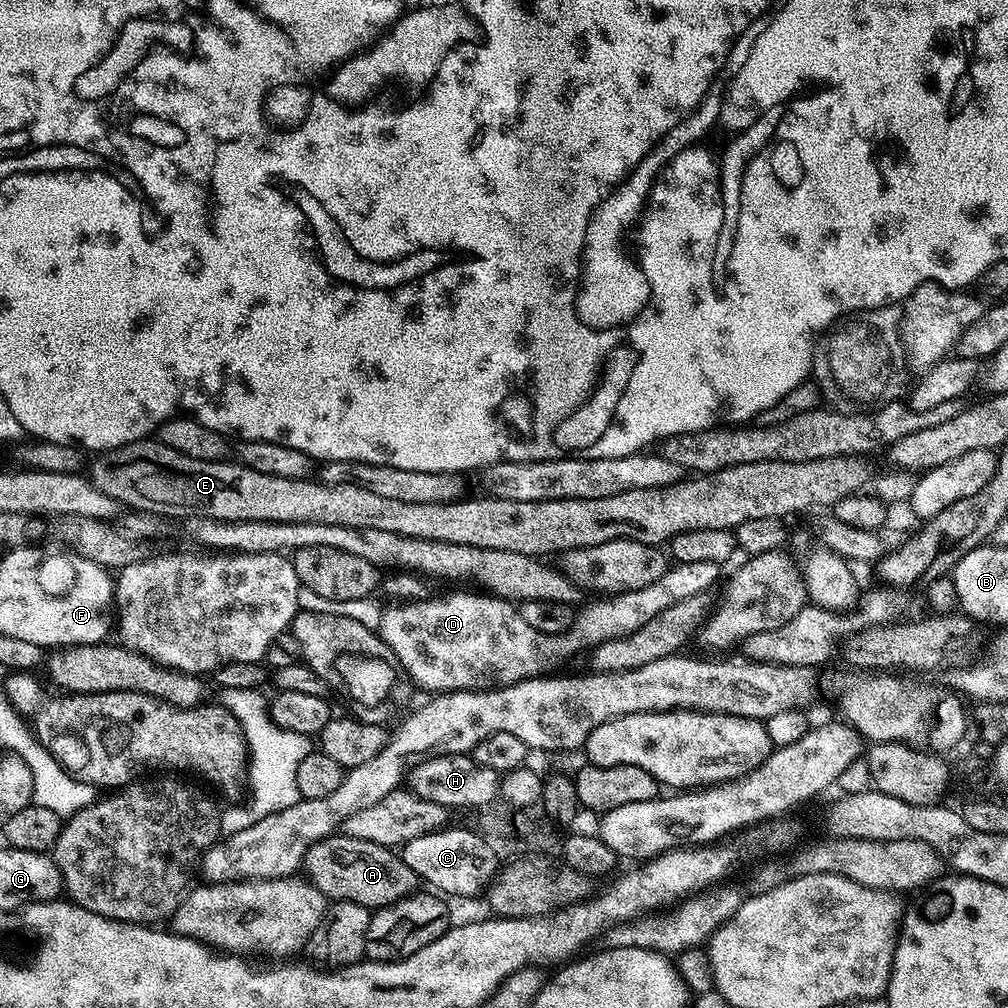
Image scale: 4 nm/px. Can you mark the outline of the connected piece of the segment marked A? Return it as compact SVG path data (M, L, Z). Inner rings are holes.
M343 834L319 840L305 854L302 868L329 901L358 902L358 906L366 906L369 910L405 900L422 884L420 876L414 874L414 870L410 870L410 866L406 866L403 858L393 849Z

